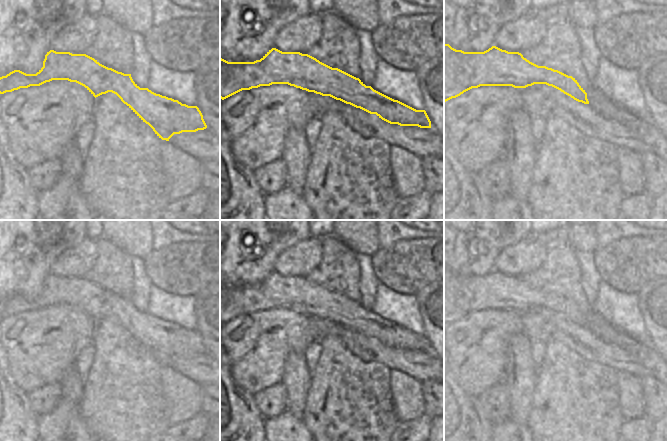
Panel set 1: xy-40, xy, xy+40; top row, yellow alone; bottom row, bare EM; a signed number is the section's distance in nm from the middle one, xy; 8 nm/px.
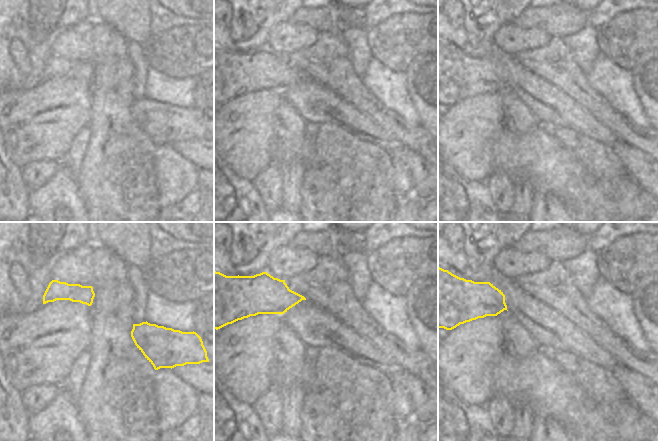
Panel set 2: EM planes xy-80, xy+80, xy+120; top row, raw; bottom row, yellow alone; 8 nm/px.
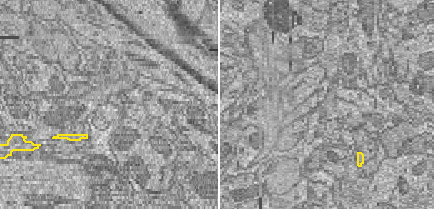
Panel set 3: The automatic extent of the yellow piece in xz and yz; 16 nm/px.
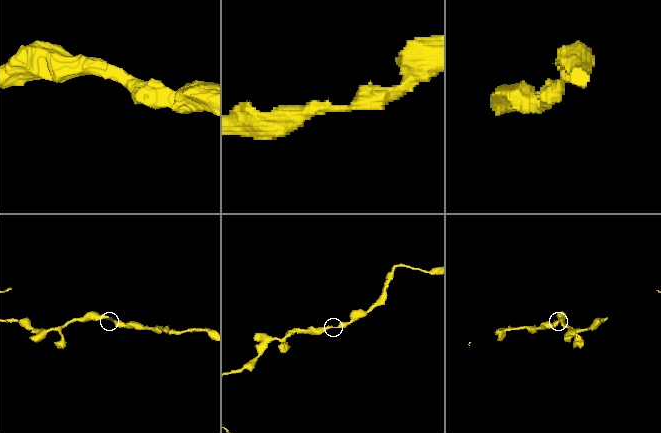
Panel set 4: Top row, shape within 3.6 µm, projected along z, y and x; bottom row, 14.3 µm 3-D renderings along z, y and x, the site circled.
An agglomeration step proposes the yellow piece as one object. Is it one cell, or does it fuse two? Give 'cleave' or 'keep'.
keep

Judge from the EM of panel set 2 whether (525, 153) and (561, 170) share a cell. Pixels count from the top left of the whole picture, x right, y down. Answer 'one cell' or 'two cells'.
one cell

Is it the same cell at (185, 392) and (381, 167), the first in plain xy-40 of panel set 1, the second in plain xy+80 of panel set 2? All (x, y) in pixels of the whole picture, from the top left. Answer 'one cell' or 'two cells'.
two cells

